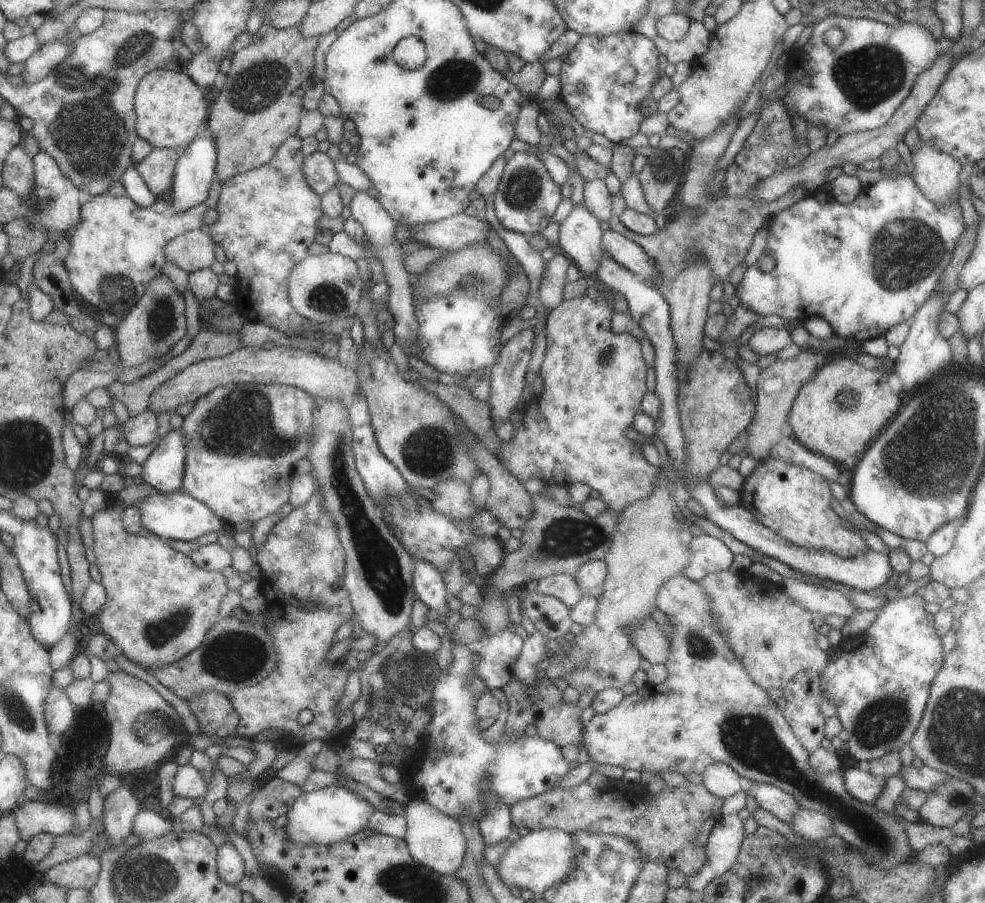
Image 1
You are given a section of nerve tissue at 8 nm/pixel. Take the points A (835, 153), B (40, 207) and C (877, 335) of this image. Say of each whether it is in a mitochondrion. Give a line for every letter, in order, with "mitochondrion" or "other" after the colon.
A: other
B: mitochondrion
C: other

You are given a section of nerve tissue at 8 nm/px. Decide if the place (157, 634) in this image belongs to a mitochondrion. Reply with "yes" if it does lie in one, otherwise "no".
yes

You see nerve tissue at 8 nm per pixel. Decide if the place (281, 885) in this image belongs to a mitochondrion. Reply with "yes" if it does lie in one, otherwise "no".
no

